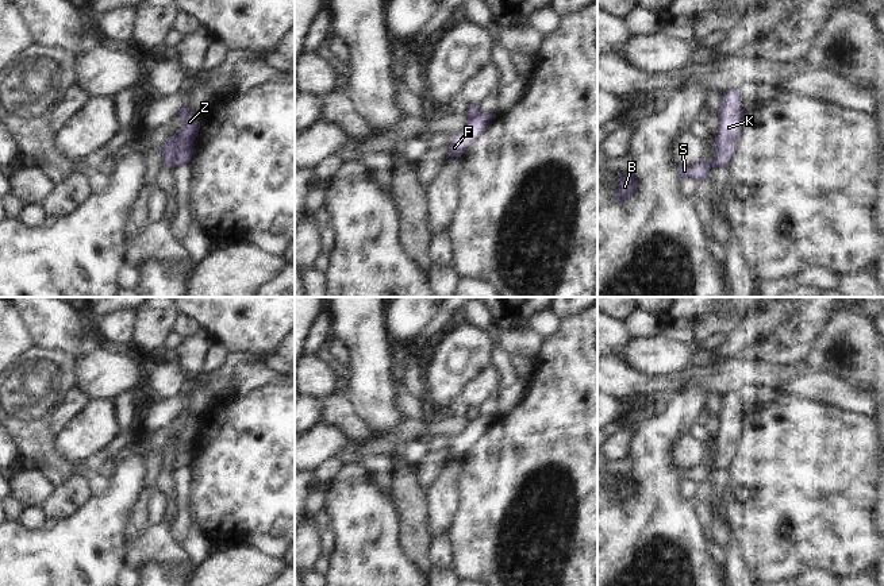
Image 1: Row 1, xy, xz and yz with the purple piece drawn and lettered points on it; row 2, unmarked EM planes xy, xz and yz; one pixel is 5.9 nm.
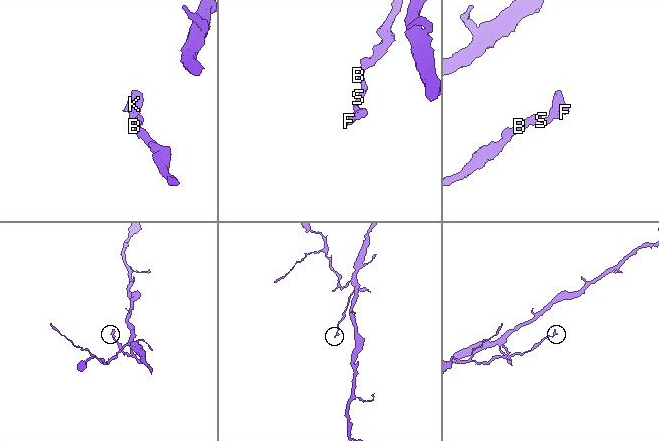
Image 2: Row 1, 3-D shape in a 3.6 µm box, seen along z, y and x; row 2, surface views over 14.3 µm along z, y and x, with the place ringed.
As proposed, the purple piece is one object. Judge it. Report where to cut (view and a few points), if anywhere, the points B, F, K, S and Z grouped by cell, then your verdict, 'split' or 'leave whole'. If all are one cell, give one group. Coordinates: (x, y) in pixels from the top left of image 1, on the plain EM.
xy (172, 438), (175, 469) | B S / F K Z | split

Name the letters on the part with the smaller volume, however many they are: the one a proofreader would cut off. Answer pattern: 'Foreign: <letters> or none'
Foreign: F, K, Z

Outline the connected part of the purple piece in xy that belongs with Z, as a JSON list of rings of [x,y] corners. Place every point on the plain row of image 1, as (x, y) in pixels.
[[[187,408],[180,410],[178,417],[184,420],[184,427],[177,436],[173,436],[176,446],[174,470],[191,464],[195,442],[200,431],[197,416],[191,415]]]

